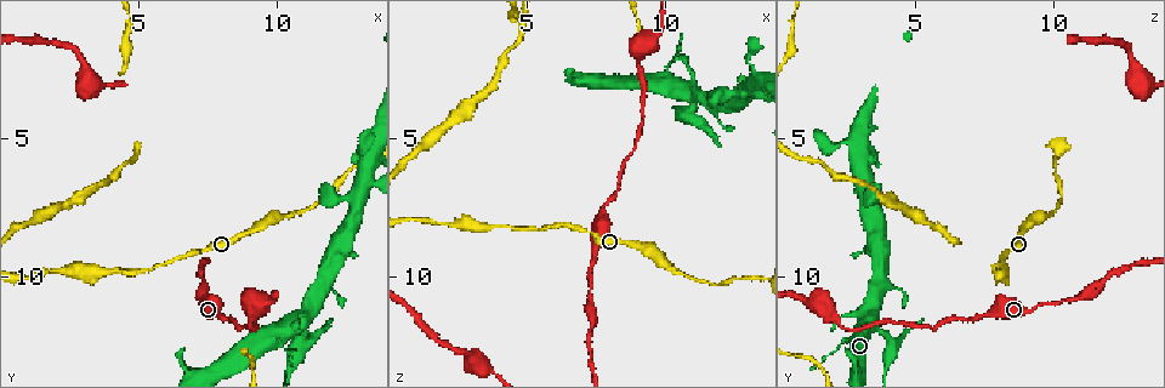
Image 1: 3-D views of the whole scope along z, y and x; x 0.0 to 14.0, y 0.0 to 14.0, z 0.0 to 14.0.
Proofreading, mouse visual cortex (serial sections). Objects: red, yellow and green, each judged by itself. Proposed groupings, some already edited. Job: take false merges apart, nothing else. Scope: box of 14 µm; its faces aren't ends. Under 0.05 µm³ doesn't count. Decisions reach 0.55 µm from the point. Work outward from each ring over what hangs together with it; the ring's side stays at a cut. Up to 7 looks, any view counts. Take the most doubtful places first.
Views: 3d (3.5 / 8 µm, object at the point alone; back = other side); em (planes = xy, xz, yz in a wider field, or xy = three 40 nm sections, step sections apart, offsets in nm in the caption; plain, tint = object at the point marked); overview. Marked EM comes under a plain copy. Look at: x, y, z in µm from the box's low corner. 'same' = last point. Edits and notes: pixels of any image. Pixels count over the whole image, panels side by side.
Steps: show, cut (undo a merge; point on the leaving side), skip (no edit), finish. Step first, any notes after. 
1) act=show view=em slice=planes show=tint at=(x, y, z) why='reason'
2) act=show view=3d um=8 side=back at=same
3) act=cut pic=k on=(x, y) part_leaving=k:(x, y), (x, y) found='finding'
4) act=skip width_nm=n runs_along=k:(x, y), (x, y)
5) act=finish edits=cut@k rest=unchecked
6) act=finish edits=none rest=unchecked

act=show view=3d um=3.5 at=(7.5, 10.9, 9.5)

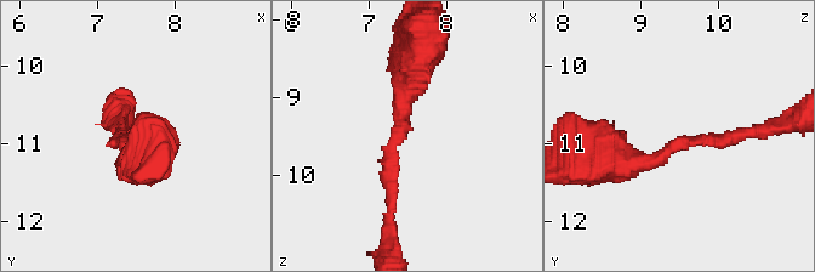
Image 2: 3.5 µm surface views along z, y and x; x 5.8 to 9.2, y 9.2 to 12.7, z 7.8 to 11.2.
act=show view=em slice=xy step=3 show=tint at=(7.35, 10.95, 9.55) arm_widths_nm=150,350 why='shape alone is not enough'

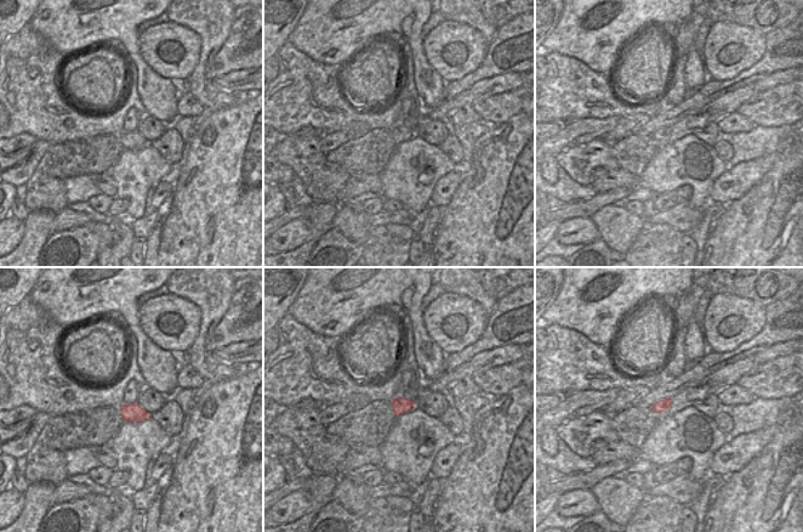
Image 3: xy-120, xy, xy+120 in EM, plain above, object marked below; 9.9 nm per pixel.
act=show view=em slice=xy step=1 show=tint at=same why='cut it another way'

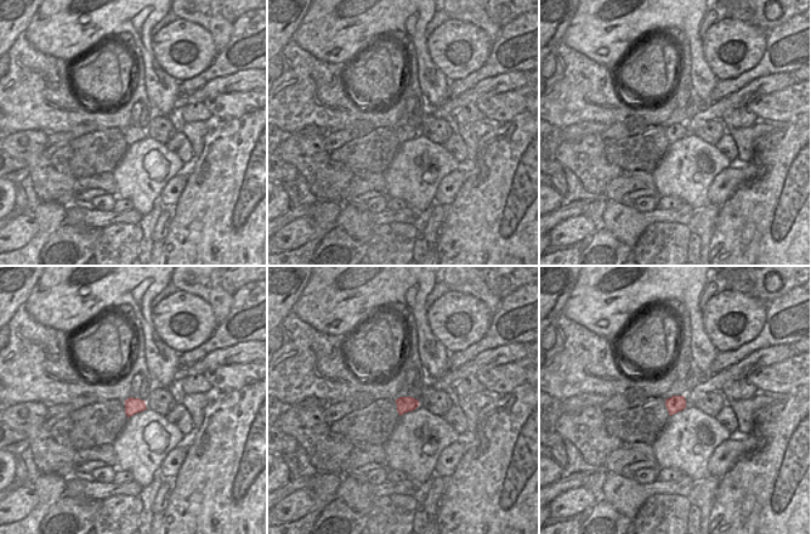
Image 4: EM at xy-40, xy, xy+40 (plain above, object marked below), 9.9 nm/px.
act=skip runs_along=2:(415, 61), (389, 148), (389, 214) found='all the same cell'

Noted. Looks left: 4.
act=show view=3d um=3.5 at=(10.8, 11.9, 3.5) why='three arms meet'

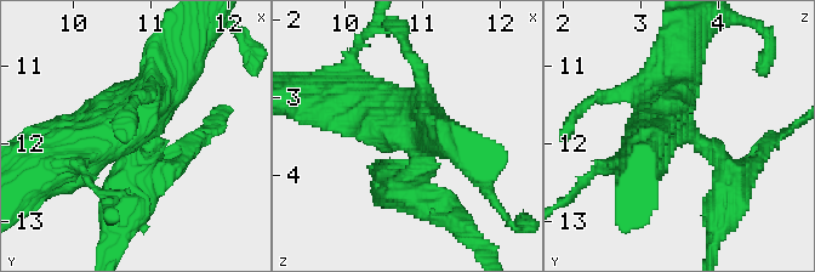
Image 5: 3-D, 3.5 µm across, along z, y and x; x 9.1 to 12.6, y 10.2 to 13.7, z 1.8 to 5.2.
act=cut pic=5 on=(431, 208) part_leaving=5:(704, 145), (731, 175), (716, 242) found='two cells meet here'

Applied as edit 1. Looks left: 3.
act=show view=3d um=3.5 at=(13.2, 5.2, 2.6) why='abrupt turn'

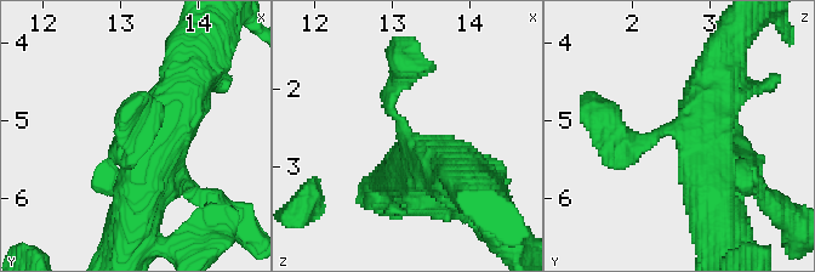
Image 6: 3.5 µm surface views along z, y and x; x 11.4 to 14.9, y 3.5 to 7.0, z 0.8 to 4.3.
act=skip runs_along=6:(137, 210), (155, 122), (193, 69) found='continuous, no second cell'

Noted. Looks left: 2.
act=finish edits=cut@5 rest=unchecked

